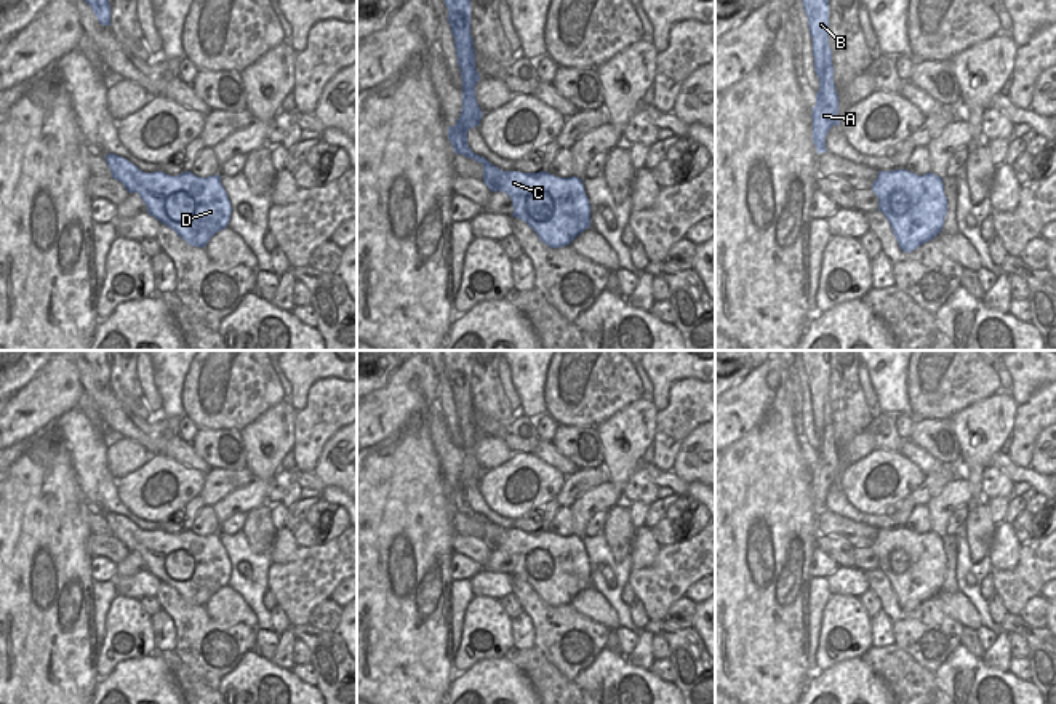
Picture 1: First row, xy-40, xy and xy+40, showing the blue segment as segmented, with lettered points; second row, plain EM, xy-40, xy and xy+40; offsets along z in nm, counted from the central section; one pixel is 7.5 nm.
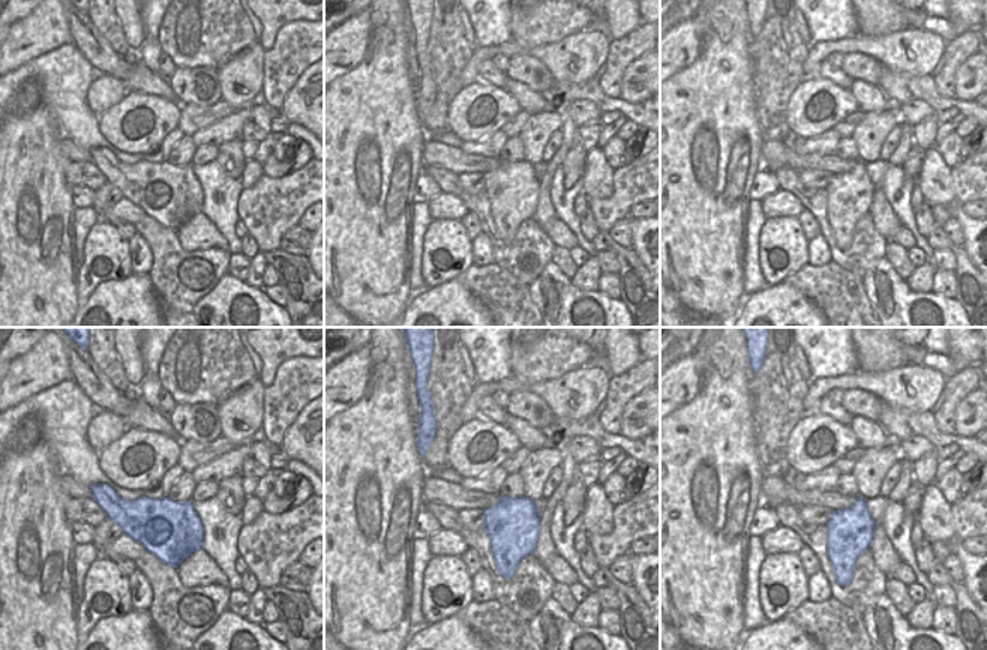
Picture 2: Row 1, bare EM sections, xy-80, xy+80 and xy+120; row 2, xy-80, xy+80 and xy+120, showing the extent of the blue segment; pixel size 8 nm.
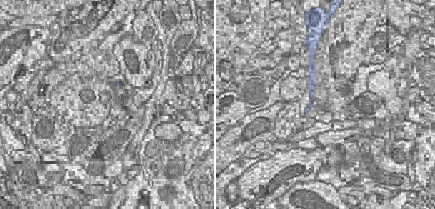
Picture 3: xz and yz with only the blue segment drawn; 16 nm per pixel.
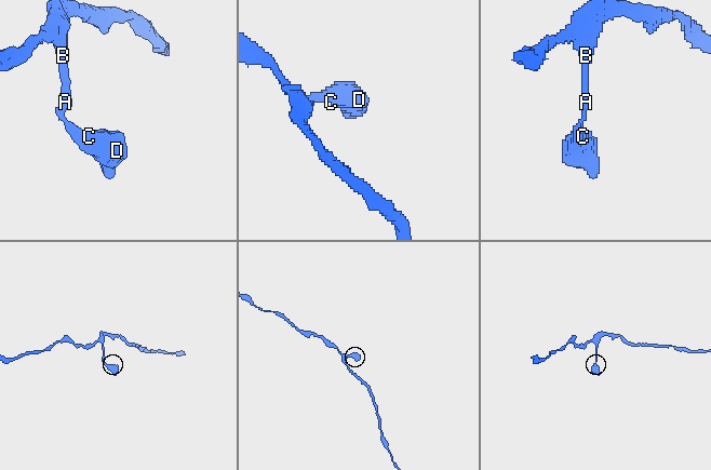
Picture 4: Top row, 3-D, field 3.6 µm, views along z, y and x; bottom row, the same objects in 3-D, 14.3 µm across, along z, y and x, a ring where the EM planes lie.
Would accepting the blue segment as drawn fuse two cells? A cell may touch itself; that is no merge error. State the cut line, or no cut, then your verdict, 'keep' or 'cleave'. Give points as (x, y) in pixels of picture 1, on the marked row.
cut none; keep

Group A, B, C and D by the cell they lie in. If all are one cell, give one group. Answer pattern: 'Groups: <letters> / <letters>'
Groups: A B C D.

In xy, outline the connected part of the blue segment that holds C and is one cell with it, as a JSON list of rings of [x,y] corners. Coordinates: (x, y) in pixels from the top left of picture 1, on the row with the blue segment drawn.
[[[445,0],[445,5],[462,78],[461,117],[454,126],[448,126],[448,139],[454,154],[483,165],[483,182],[491,192],[501,190],[510,197],[512,216],[525,221],[541,242],[550,248],[568,246],[590,227],[590,203],[582,179],[558,178],[547,171],[502,171],[467,146],[467,131],[478,126],[483,115],[475,98],[480,75],[475,69],[470,35],[470,0]]]

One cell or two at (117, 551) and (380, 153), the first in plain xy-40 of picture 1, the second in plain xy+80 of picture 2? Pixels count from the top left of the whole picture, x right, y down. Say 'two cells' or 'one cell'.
two cells

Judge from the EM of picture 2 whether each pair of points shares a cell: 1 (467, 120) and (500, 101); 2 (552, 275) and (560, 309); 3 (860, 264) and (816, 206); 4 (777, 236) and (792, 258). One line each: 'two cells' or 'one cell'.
1: one cell
2: one cell
3: one cell
4: one cell

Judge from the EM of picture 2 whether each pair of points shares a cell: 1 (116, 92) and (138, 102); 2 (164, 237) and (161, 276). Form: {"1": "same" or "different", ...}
{"1": "different", "2": "same"}

